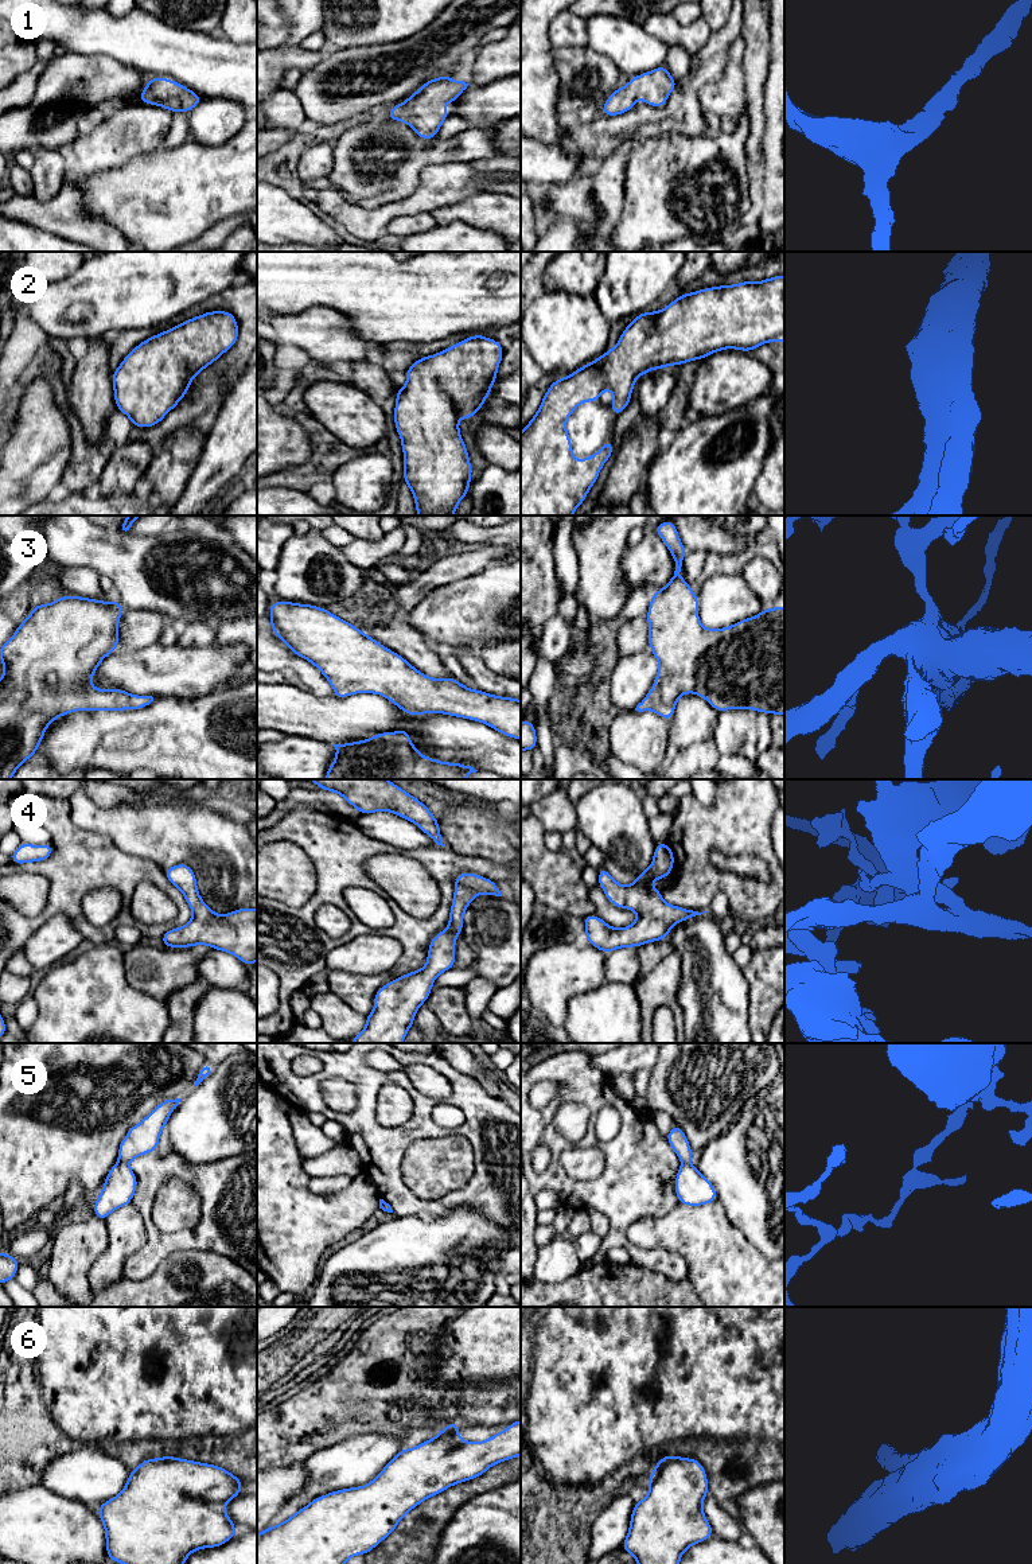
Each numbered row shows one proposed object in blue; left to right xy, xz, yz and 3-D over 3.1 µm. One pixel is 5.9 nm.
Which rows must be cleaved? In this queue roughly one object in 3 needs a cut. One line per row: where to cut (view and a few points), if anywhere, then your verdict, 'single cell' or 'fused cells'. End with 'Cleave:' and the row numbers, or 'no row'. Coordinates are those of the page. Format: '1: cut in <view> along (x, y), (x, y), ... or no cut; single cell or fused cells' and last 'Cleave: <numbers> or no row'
1: no cut; single cell
2: no cut; single cell
3: no cut; single cell
4: no cut; single cell
5: cut in xy along (119, 1160), (127, 1163); fused cells
6: no cut; single cell
Cleave: 5

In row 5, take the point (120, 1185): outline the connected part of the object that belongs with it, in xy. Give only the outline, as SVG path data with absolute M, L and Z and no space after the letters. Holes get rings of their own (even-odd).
M117 1162L108 1172L104 1188L93 1205L94 1217L105 1221L108 1215L131 1205L137 1188L137 1178L128 1163Z

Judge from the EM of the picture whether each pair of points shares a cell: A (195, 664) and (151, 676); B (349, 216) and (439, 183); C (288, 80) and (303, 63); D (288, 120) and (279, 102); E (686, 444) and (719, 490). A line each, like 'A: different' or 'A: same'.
A: same
B: same
C: different
D: same
E: same

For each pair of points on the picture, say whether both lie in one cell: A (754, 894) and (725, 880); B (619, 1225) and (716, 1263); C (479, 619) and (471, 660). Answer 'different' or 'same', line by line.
A: same
B: different
C: different

